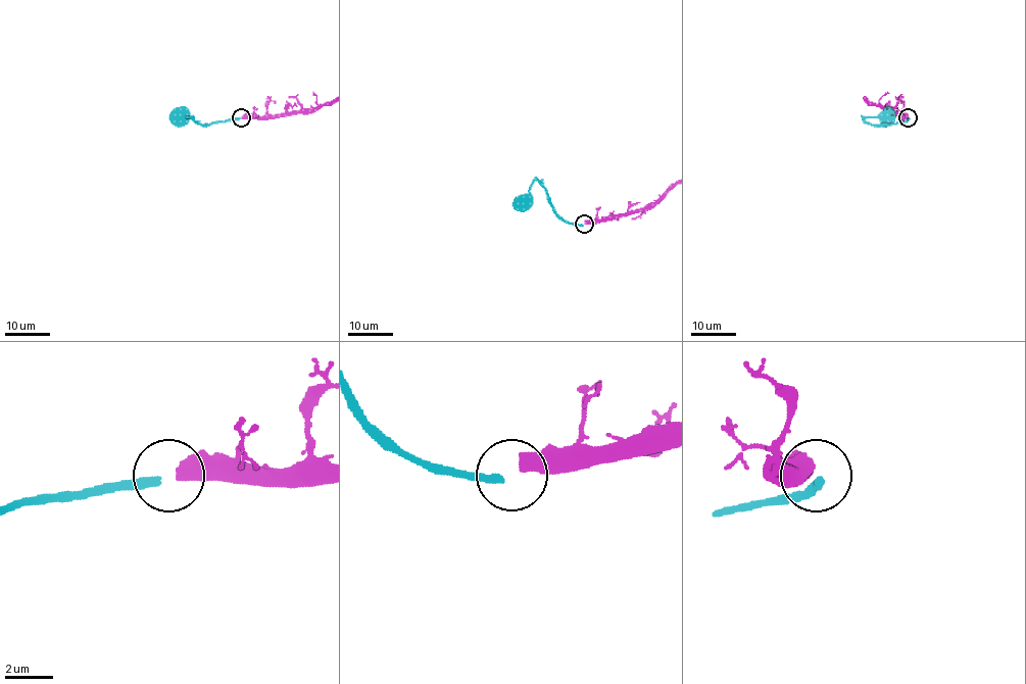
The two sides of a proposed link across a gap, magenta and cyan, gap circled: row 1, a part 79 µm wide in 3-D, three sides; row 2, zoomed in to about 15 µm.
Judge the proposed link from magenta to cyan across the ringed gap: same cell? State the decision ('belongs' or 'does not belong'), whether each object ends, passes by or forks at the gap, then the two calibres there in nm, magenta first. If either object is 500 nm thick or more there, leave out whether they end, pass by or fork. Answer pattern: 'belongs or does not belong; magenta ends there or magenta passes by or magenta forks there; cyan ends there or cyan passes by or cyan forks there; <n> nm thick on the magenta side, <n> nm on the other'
does not belong; 550 nm thick on the magenta side, 320 nm on the other

